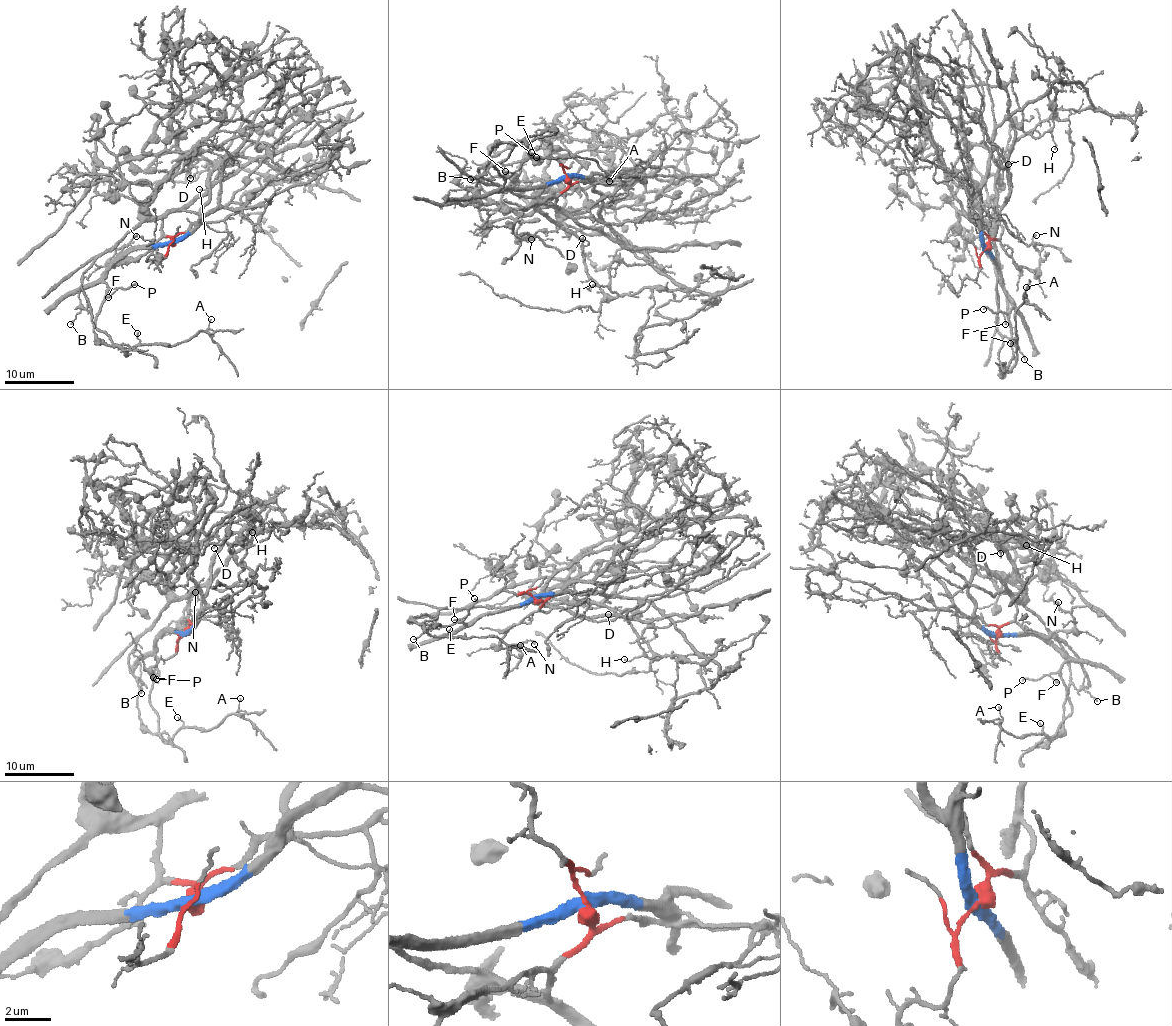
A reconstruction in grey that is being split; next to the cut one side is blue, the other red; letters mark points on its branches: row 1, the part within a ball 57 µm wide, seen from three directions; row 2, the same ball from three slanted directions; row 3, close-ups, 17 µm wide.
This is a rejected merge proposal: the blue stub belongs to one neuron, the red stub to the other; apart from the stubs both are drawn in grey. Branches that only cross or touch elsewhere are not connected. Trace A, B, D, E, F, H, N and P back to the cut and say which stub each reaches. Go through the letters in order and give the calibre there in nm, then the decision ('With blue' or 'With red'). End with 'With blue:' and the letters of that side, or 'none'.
A: Thickness 100 nm. With blue
B: Thickness 120 nm. With red
D: Thickness 120 nm. With red
E: Thickness 120 nm. With blue
F: Thickness 150 nm. With blue
H: Thickness 110 nm. With red
N: Thickness 140 nm. With red
P: Thickness 160 nm. With blue
With blue: A, E, F, P

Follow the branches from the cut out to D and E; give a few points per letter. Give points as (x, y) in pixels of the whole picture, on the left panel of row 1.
D: (172, 242), (173, 237), (162, 234), (162, 224), (145, 204), (169, 177), (193, 166), (197, 172), (190, 178)
E: (172, 242), (129, 251), (117, 260), (104, 280), (108, 292), (95, 325), (123, 353), (137, 344), (137, 333)

